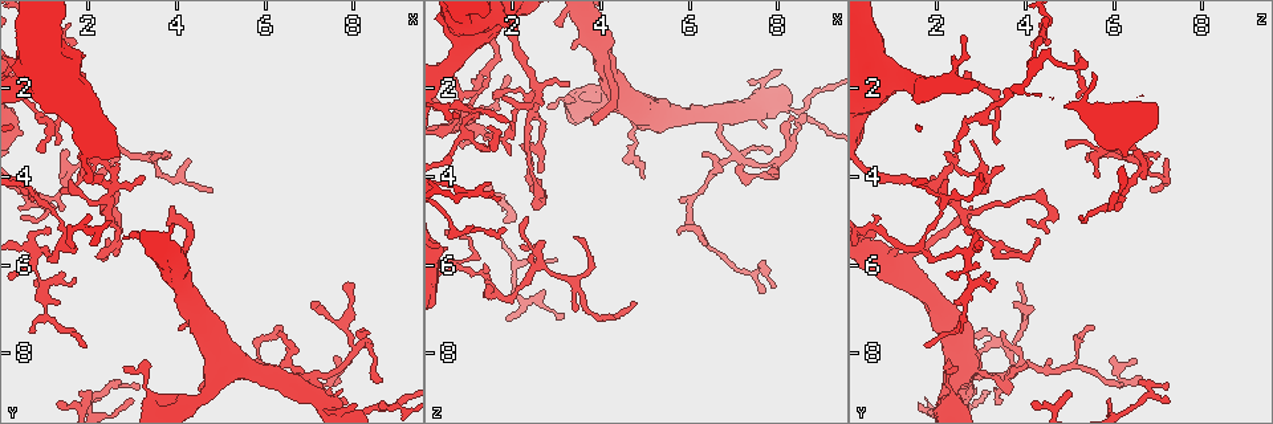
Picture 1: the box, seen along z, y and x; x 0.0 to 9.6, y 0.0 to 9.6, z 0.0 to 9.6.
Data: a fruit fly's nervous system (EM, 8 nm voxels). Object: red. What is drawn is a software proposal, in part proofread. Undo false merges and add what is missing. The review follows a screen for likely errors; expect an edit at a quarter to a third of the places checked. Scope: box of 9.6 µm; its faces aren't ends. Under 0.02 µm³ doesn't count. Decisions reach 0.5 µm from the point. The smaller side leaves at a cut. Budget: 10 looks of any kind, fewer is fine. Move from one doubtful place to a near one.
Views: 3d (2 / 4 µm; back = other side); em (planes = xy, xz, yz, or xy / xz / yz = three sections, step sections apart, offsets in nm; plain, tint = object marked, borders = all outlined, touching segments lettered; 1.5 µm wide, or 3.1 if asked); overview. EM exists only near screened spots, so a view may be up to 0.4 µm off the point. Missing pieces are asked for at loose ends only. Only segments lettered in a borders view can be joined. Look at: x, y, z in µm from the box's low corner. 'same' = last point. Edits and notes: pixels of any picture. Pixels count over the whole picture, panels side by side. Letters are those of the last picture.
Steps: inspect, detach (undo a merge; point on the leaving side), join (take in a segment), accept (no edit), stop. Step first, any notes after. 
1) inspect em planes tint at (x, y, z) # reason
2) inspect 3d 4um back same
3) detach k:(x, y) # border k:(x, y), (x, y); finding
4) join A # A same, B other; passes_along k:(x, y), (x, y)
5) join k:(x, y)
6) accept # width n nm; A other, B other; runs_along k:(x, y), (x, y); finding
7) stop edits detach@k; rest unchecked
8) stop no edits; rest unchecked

inspect em planes borders at (8.65, 8.55, 2.55) # thin end

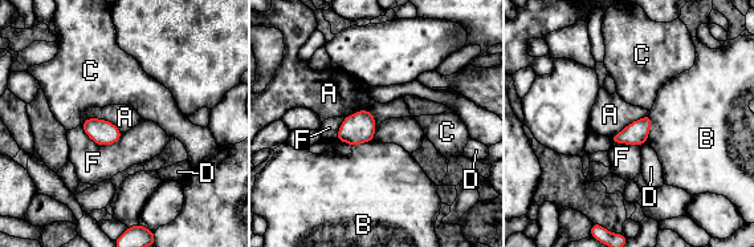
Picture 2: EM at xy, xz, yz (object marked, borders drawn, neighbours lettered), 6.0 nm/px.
accept # longest_contact F 260 nm; A other, B other, C other, D other, F other; border 2:(81, 122), (105, 118), (122, 132); no lettered segment goes on from it

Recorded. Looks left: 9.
inspect 3d 2um back at (2.25, 3.55, 2.40)

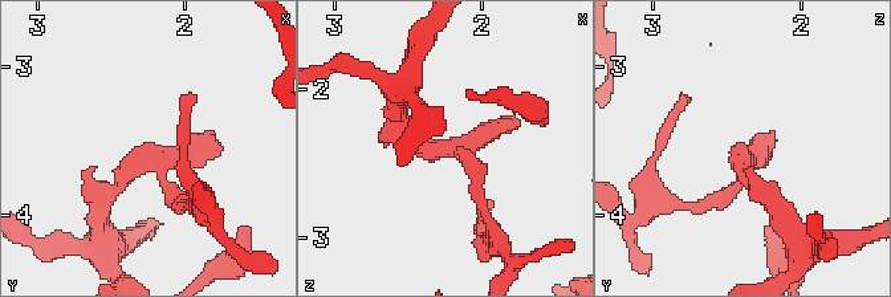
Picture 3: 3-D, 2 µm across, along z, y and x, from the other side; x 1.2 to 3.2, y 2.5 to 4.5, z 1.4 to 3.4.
inspect em xy step 4 tint at (2.24, 3.62, 2.42) # now the EM

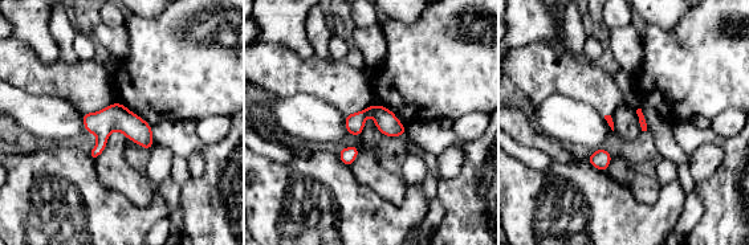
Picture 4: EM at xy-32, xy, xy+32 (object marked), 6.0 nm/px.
inspect em xy step 4 borders same

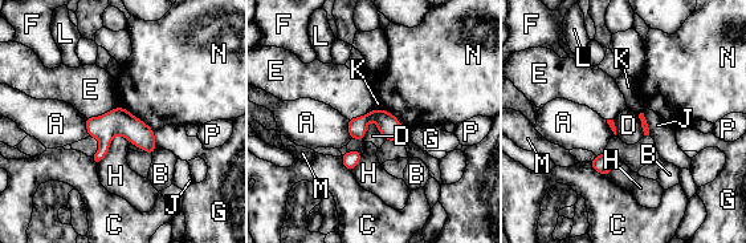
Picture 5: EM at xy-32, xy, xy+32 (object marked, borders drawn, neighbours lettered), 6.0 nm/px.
accept # width 50 nm; A other, B other, C other, D other, E other, F other, G other, H other, J other, K other, L other, M other, N other, P other; border 5:(370, 118), (386, 140); all the same neuron

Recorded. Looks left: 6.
inspect 3d 4um at (1.75, 0.95, 4.50)

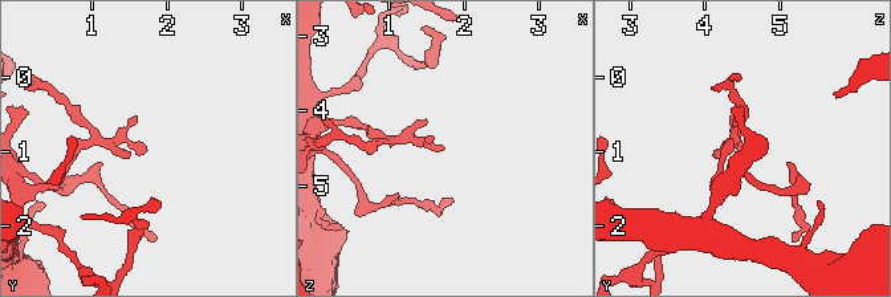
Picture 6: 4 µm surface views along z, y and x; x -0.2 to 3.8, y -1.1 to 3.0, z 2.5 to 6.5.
inspect em xy step 8 tint at (1.70, 0.95, 4.55) # need the tissue

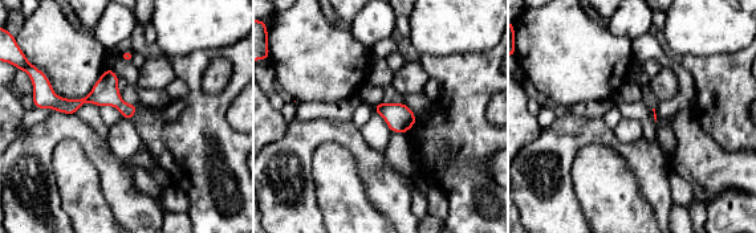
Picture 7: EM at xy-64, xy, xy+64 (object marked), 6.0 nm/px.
inspect em planes borders same # another direction

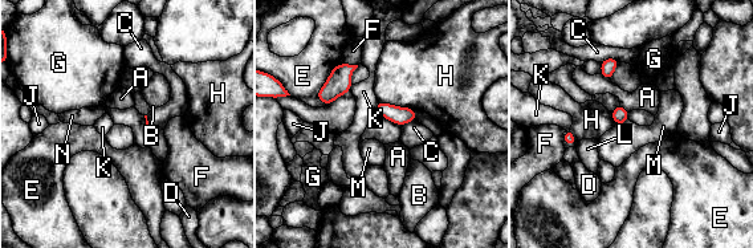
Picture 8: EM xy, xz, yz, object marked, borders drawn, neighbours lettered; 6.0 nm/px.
accept # A other, B other, C other, D other, E other, F other, G other, H other, J other, K other, L other, M other, N other; border 8:(619, 61), (606, 57), (601, 62); no lettered segment goes on from it

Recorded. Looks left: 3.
inspect 3d 2um at (1.15, 5.20, 2.60) # tapers out

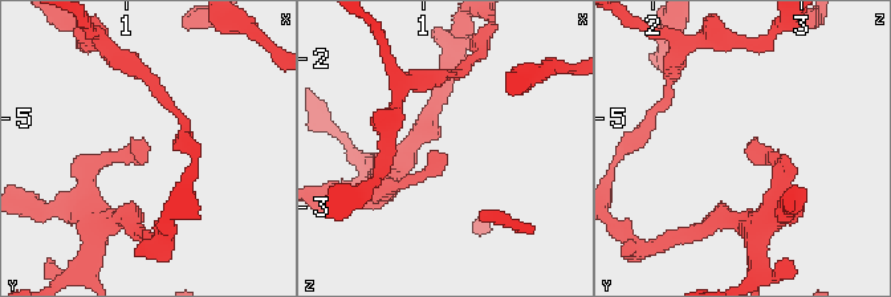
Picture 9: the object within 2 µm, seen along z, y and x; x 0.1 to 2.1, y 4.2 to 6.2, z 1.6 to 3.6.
inspect em planes plain at (1.12, 5.20, 2.62) # need the tissue

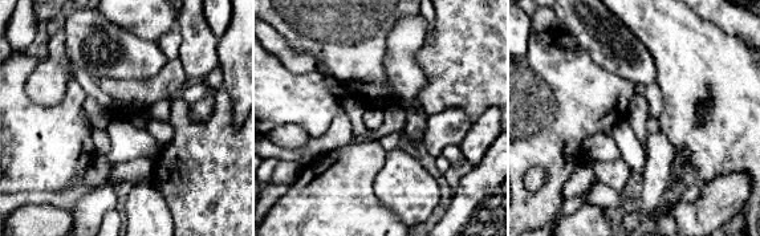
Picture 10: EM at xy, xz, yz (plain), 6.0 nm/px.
inspect em planes borders same # see the neighbours

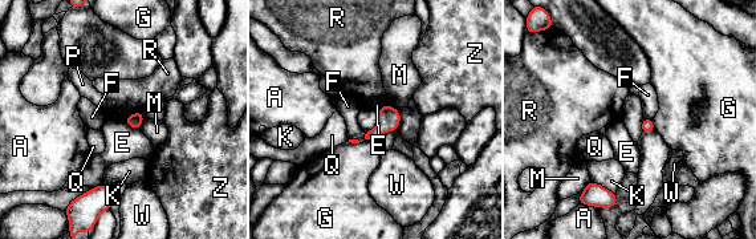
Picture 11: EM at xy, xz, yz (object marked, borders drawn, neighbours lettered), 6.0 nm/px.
accept # width 90 nm; longest_contact K 170 nm; A other, E other, F other, G other, K other, M other, P other, Q other, R other, W other, Z other; none of them fits

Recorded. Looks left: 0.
stop no edits; rest unchecked

